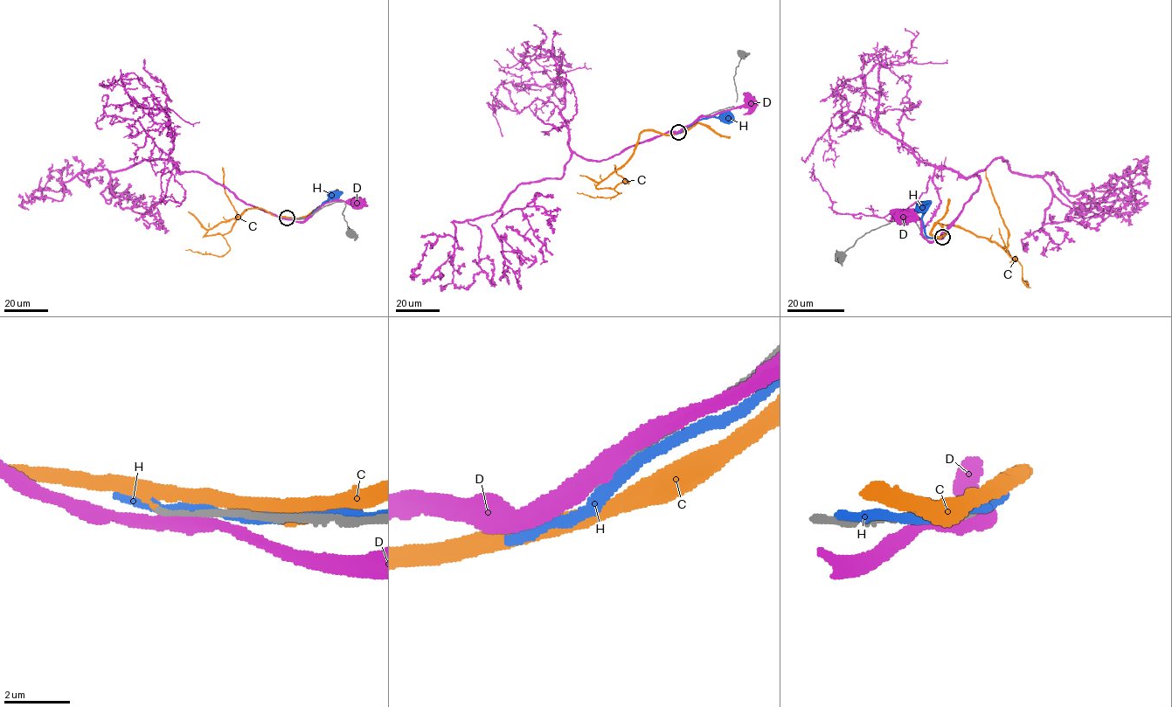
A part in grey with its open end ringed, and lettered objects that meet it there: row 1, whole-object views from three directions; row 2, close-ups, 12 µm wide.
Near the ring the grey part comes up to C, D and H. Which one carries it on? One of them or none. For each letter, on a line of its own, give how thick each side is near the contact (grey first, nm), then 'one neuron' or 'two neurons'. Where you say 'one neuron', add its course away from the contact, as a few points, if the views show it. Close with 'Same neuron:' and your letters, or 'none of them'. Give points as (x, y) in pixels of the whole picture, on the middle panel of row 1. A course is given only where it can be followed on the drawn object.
C: 240 nm thick on the grey side, 360 nm on the other; one neuron; it runs (678, 132), (663, 134), (643, 130), (633, 155), (596, 187), (613, 189), (622, 182), (627, 183), (613, 165)
D: 320 nm thick on the grey side, 440 nm on the other; two neurons
H: 240 nm thick on the grey side, 300 nm on the other; two neurons
Same neuron: C

